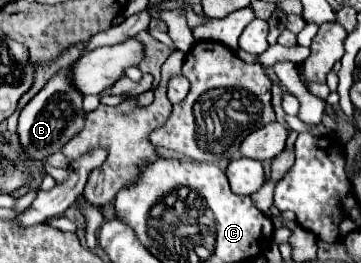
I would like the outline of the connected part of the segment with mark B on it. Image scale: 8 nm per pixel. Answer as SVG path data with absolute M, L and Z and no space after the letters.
M63 69L21 111L17 133L25 155L31 161L43 161L45 157L57 153L57 149L61 149L73 135L77 135L77 131L81 131L83 125L85 125L83 97L69 83L69 69Z

